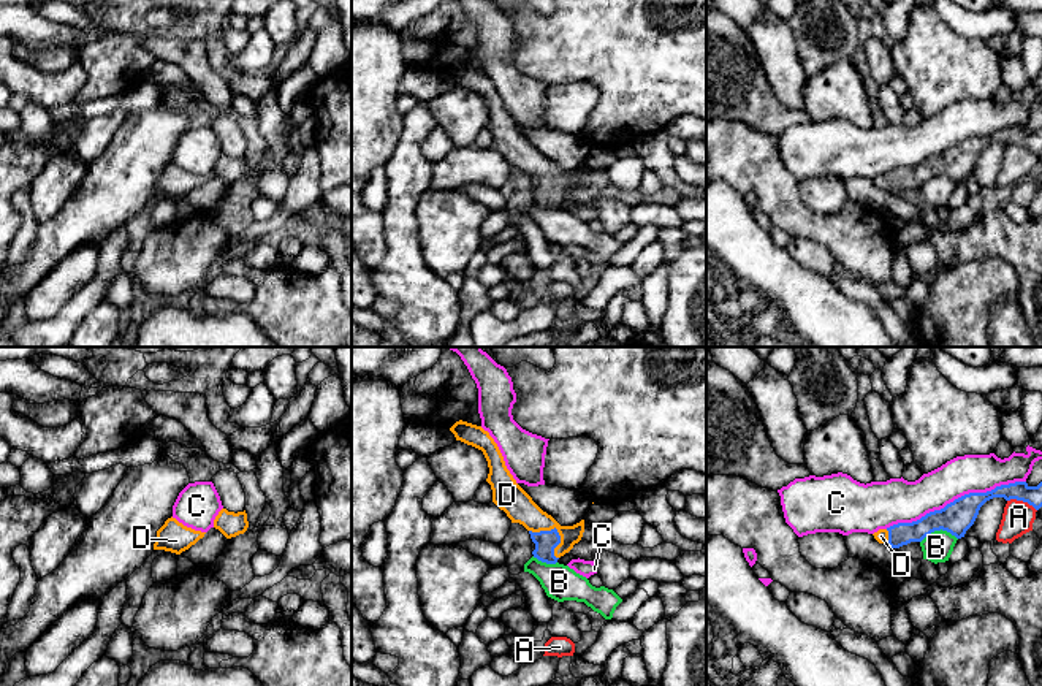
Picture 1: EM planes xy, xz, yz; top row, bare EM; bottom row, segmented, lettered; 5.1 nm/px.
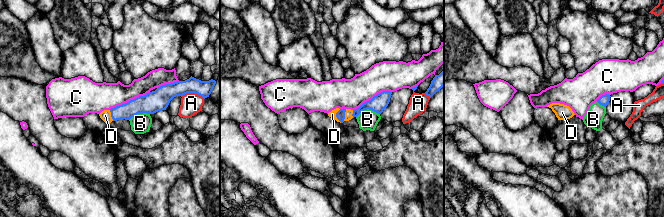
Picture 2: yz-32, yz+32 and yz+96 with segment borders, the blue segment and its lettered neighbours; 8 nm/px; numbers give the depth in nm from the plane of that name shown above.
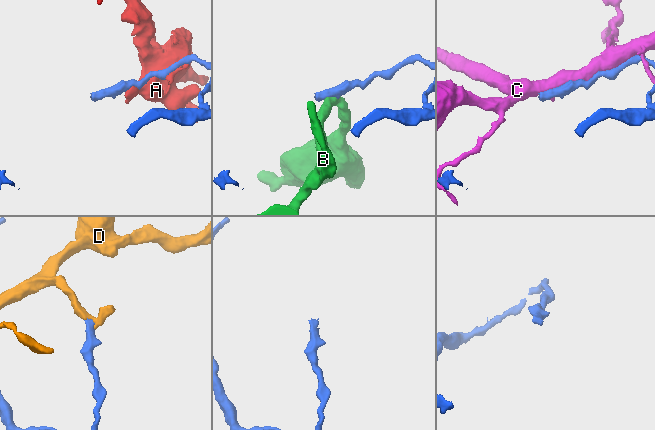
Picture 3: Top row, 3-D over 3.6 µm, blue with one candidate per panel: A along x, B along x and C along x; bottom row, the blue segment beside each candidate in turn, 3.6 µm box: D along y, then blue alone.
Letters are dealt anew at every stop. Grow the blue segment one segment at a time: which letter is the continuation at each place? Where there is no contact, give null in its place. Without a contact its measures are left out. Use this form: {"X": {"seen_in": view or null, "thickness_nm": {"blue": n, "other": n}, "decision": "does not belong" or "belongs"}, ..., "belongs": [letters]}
{"A": {"seen_in": "yz", "thickness_nm": {"blue": 100, "other": 160}, "decision": "does not belong"}, "B": {"seen_in": "yz", "thickness_nm": {"blue": 160, "other": 150}, "decision": "does not belong"}, "C": {"seen_in": "yz", "thickness_nm": {"blue": 160, "other": 200}, "decision": "does not belong"}, "D": {"seen_in": "xz", "thickness_nm": {"blue": 110, "other": 150}, "decision": "belongs"}, "belongs": ["D"]}

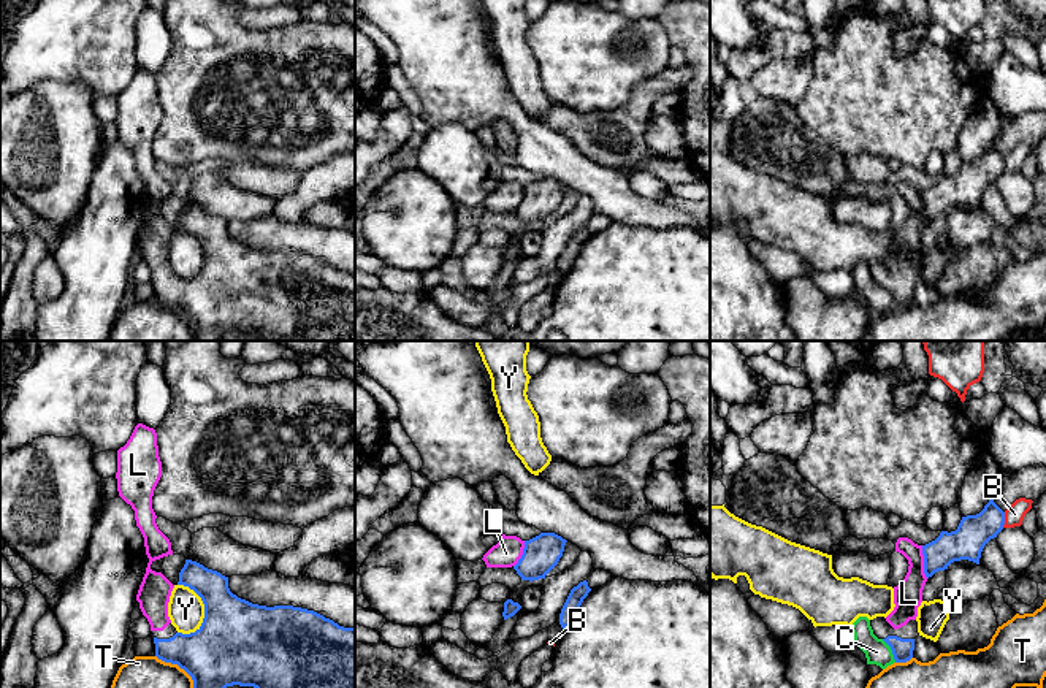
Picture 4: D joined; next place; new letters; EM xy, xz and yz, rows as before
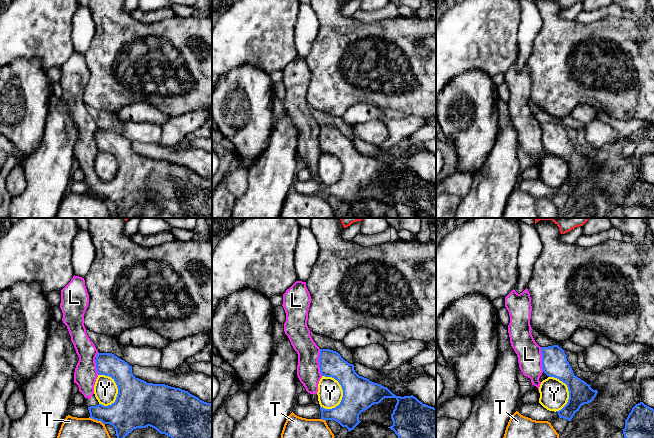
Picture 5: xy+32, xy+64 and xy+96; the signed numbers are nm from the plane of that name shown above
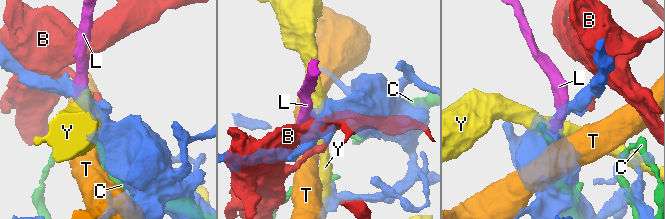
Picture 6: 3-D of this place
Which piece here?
{"B": {"seen_in": "yz", "thickness_nm": {"blue": 170, "other": 100}, "decision": "does not belong"}, "C": {"seen_in": "yz", "thickness_nm": {"blue": 110, "other": 130}, "decision": "does not belong"}, "L": {"seen_in": "yz", "thickness_nm": {"blue": 170, "other": 140}, "decision": "belongs"}, "T": {"seen_in": "xy", "thickness_nm": {"blue": 340, "other": 160}, "decision": "does not belong"}, "Y": {"seen_in": "xy", "thickness_nm": {"blue": 420, "other": 190}, "decision": "does not belong"}, "belongs": ["L"]}

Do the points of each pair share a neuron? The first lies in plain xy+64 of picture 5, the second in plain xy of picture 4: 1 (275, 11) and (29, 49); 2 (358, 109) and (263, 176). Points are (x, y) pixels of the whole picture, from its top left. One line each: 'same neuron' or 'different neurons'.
1: same neuron
2: same neuron

